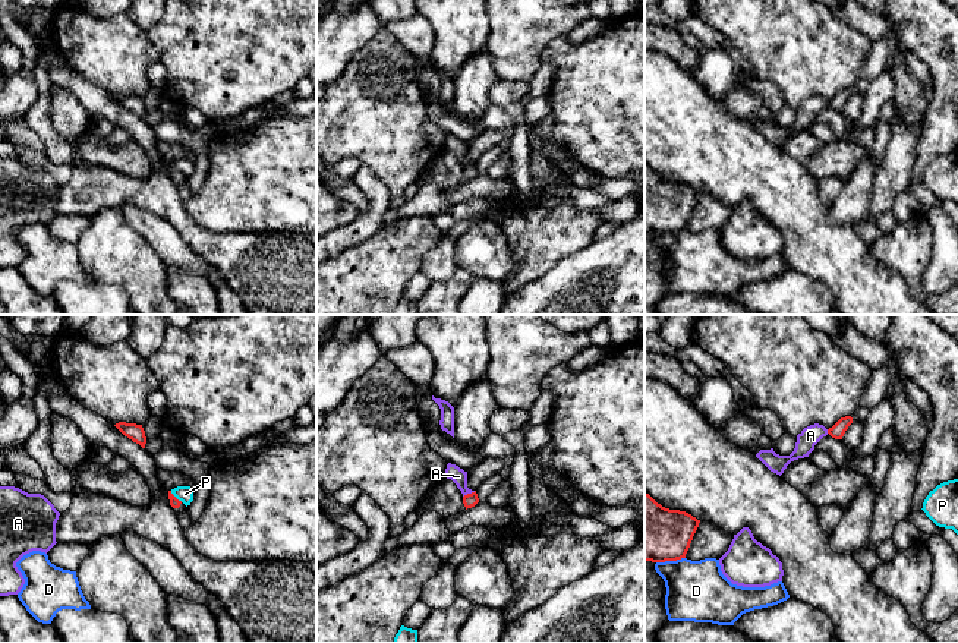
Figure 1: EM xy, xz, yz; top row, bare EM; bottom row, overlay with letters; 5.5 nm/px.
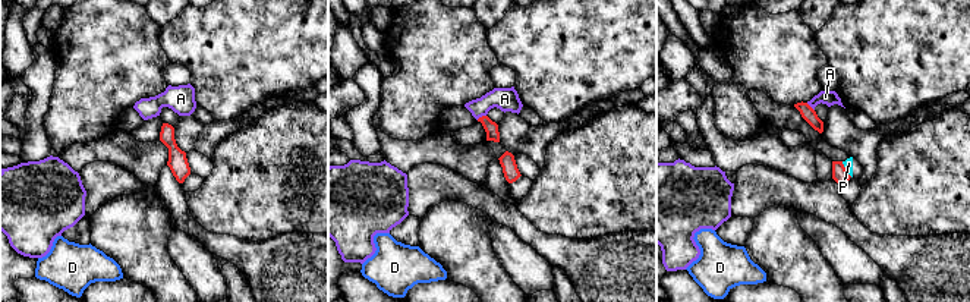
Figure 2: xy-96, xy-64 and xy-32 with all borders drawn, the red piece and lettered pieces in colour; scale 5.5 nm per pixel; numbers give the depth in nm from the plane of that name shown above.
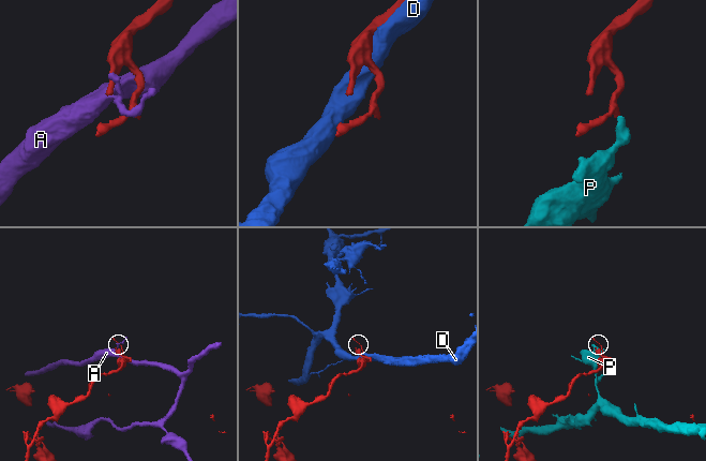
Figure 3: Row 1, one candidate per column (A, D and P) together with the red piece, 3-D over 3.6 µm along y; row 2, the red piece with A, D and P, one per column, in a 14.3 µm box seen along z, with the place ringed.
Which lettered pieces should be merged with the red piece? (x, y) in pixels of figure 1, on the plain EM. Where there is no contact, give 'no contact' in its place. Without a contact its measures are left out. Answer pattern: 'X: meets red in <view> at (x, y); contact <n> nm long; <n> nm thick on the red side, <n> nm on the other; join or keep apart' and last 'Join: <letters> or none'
A: meets red in xz at (469, 166); contact 80 nm long; 80 nm thick on the red side, 90 nm on the other; keep apart
D: meets red in yz at (670, 232); contact 160 nm long; 340 nm thick on the red side, 340 nm on the other; keep apart
P: meets red in xy at (175, 169); contact 90 nm long; 60 nm thick on the red side, 90 nm on the other; keep apart
Join: none

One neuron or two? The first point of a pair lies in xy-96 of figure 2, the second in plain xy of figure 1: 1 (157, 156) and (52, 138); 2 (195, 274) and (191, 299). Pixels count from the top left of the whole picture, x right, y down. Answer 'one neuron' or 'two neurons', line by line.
1: one neuron
2: two neurons

